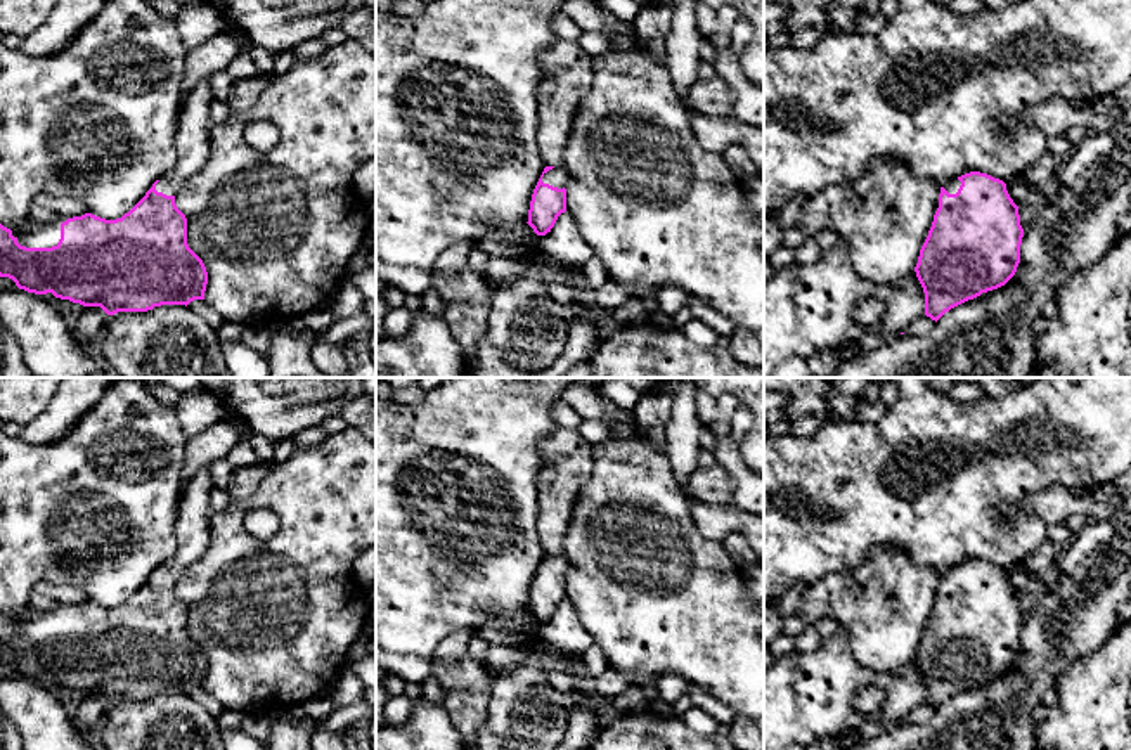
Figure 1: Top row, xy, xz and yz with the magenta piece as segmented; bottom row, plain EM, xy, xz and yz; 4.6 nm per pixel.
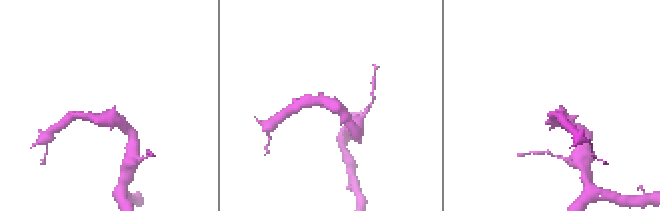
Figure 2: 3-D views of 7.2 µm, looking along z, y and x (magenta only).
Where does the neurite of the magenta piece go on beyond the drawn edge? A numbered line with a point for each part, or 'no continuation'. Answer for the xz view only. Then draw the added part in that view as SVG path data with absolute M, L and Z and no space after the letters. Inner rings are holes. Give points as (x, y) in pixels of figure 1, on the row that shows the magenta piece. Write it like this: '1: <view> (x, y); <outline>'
1: xz (558, 177); M554 166L547 173L544 173L542 182L563 189L568 184L568 171L565 166Z

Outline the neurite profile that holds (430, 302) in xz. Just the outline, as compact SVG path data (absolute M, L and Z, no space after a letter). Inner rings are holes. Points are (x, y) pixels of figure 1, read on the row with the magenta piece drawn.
M430 288L421 298L417 298L417 301L423 310L443 319L445 307L443 307L442 298L438 296L438 293L433 288Z

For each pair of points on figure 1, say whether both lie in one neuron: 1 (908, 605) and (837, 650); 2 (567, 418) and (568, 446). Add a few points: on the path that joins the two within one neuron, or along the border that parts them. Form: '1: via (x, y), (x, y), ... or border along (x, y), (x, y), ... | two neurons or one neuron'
1: border along (842, 626), (853, 655), (877, 672) | two neurons
2: border along (558, 425), (577, 430) | two neurons

